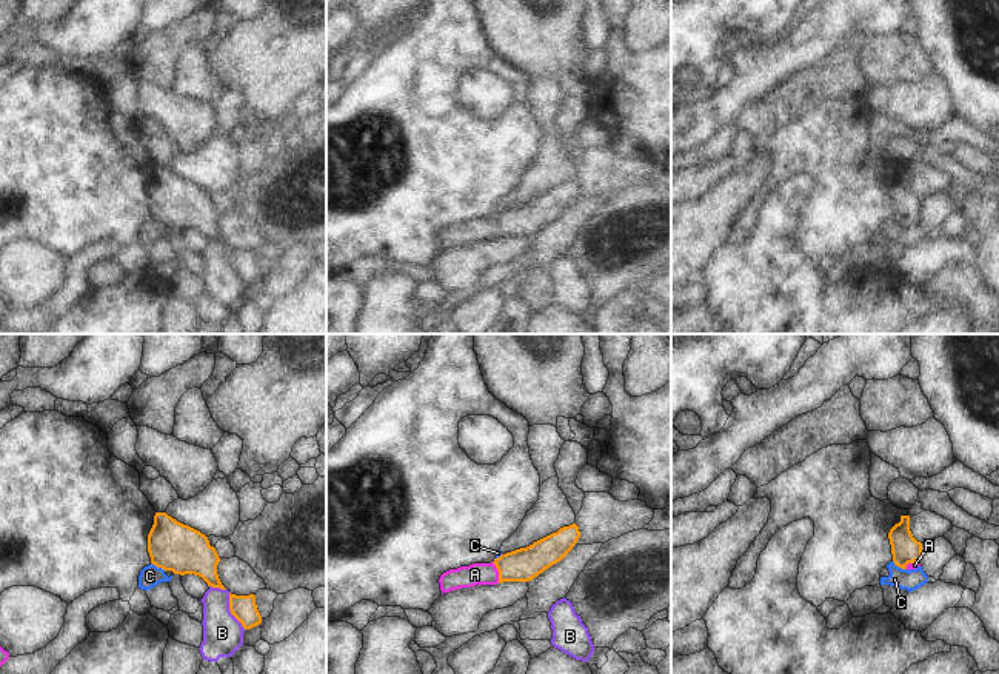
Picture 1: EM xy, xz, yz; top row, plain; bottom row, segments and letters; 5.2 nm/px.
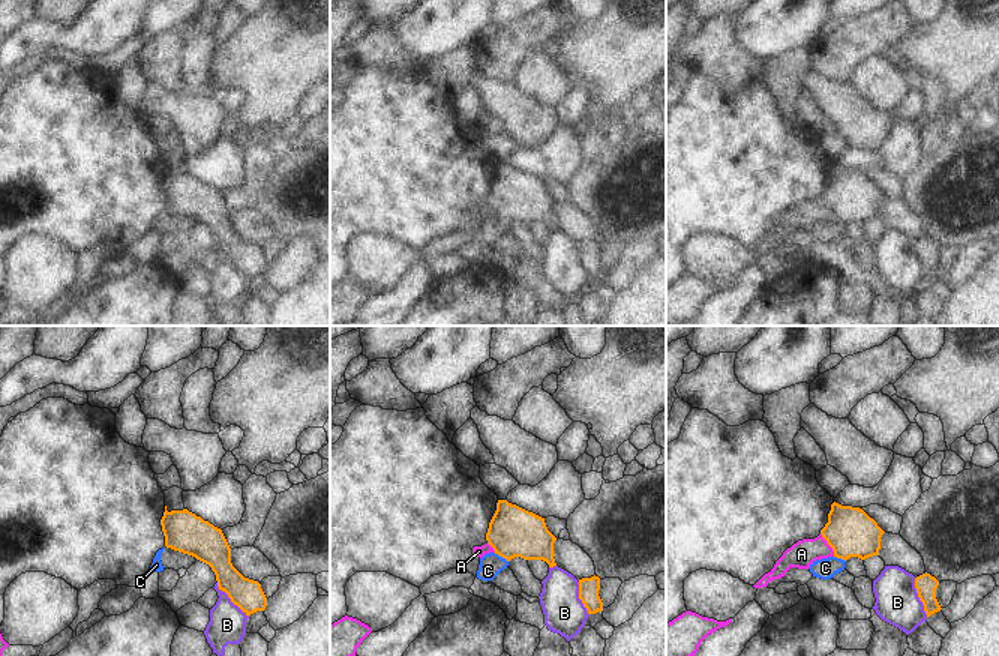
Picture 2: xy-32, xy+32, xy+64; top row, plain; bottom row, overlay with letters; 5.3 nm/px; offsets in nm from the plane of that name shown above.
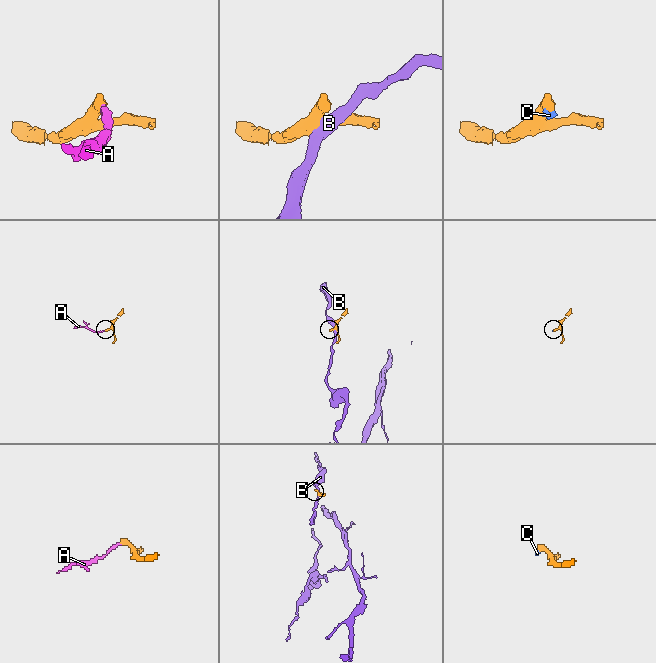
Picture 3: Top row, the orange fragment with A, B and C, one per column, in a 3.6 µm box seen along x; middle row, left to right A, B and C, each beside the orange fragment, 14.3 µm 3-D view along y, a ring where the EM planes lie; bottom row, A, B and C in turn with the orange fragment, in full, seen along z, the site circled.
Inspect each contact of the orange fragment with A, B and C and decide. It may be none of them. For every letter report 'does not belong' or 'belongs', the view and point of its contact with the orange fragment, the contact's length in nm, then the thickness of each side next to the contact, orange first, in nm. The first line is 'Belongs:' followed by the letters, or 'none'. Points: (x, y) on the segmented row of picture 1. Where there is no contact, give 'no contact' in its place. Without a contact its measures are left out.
Belongs: A
A: belongs; contact xz (499, 573); length 120 nm; calibres 180 and 110 nm
B: does not belong; contact xy (230, 610); length 220 nm; calibres 140 and 200 nm
C: does not belong; contact yz (899, 567); length 90 nm; calibres 150 and 110 nm

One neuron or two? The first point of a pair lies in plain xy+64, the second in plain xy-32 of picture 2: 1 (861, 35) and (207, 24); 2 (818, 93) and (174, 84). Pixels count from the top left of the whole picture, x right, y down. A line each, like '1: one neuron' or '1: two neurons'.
1: one neuron
2: two neurons

